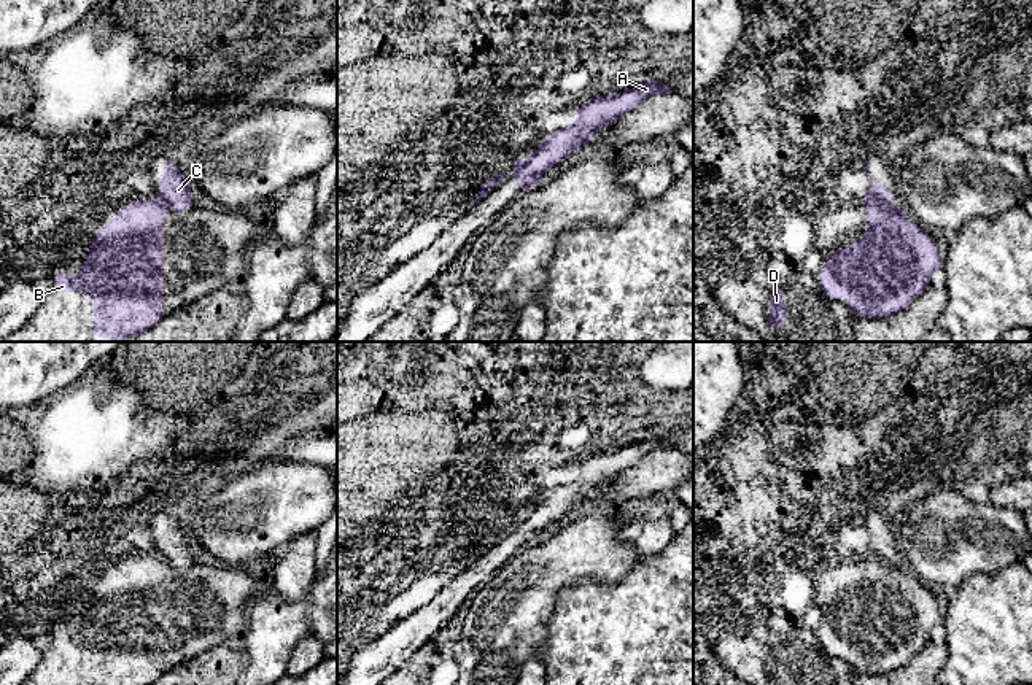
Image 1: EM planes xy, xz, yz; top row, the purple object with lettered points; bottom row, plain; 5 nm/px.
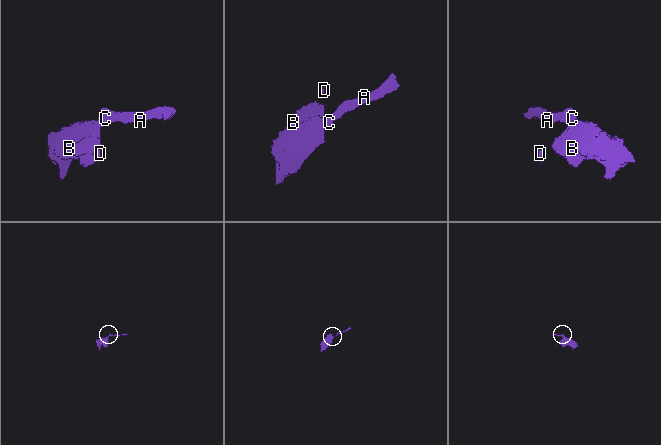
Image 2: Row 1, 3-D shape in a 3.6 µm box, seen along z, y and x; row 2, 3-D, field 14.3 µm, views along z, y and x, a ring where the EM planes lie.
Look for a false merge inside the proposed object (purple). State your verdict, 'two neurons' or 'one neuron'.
two neurons

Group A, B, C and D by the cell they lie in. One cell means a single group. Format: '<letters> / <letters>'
A C / B D

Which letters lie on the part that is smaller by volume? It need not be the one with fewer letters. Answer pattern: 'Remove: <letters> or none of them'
Remove: A, C

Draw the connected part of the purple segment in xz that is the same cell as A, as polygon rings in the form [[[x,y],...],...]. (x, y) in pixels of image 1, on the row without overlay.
[[[655,434],[620,450],[596,453],[580,461],[577,464],[577,477],[547,493],[533,507],[530,517],[520,521],[510,532],[520,540],[522,548],[533,545],[550,523],[569,515],[574,507],[590,497],[601,485],[634,467],[647,455],[669,448],[673,448],[671,443]]]

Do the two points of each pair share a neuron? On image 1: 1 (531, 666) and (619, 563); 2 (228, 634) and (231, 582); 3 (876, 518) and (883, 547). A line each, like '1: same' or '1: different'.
1: different
2: same
3: same

